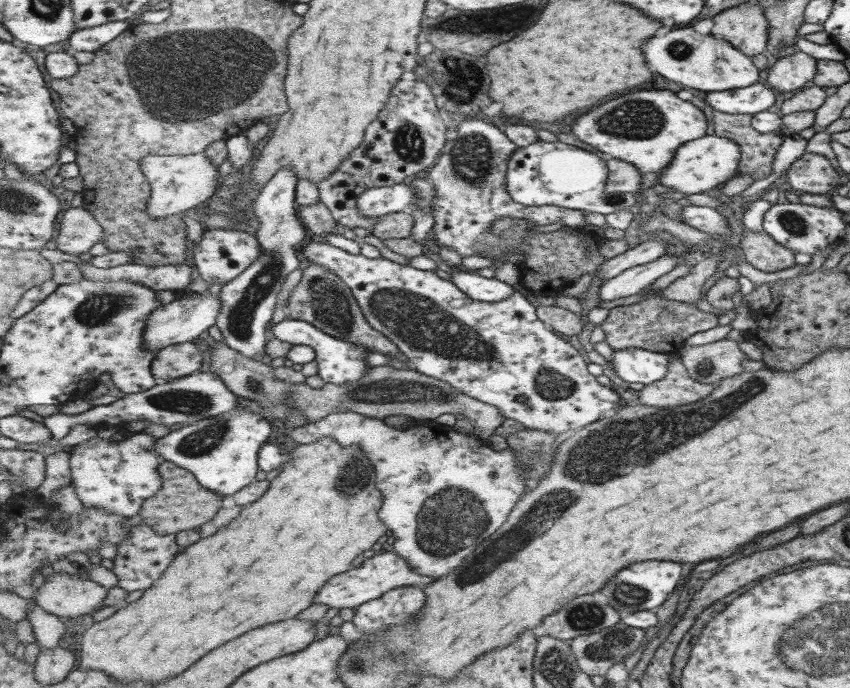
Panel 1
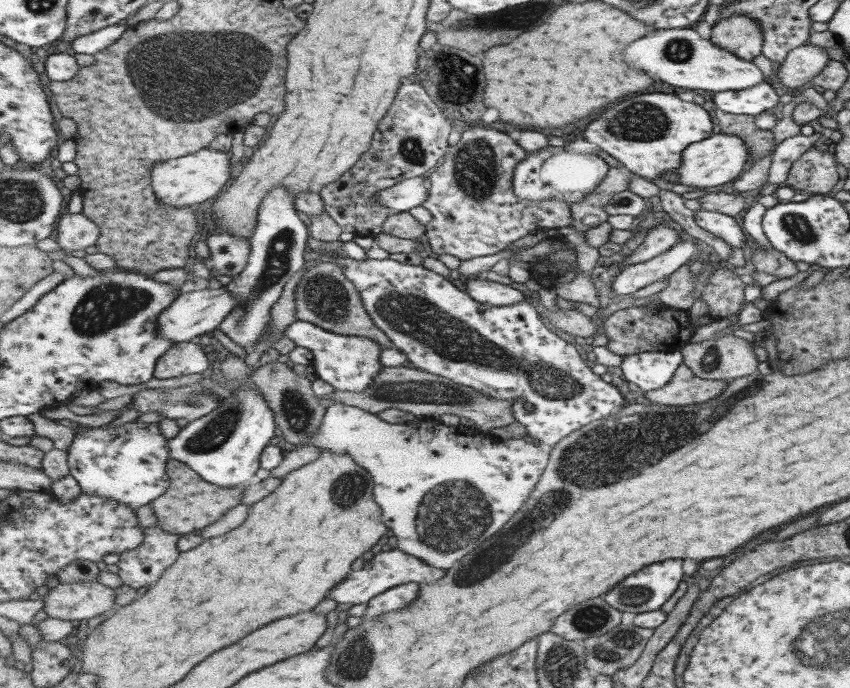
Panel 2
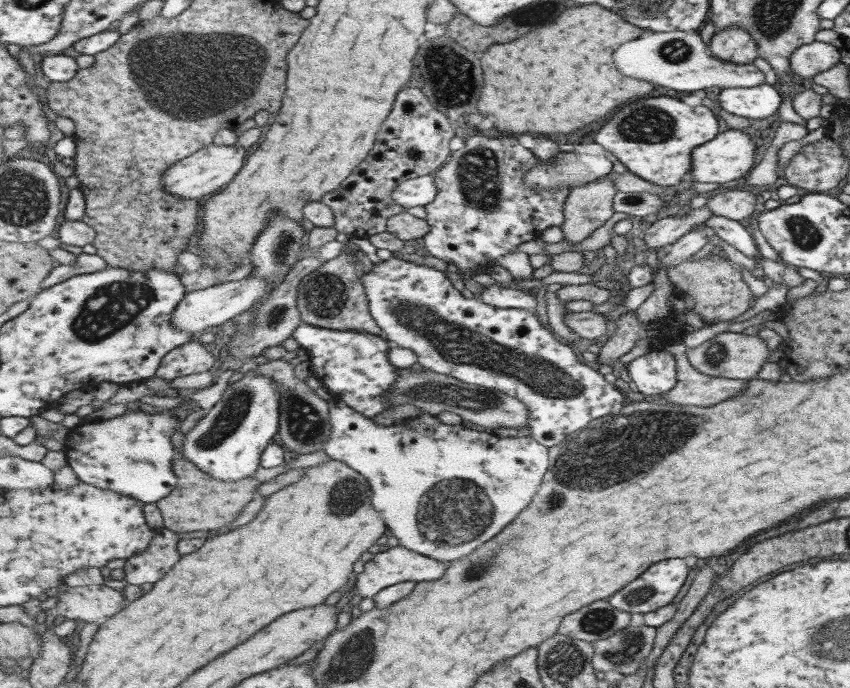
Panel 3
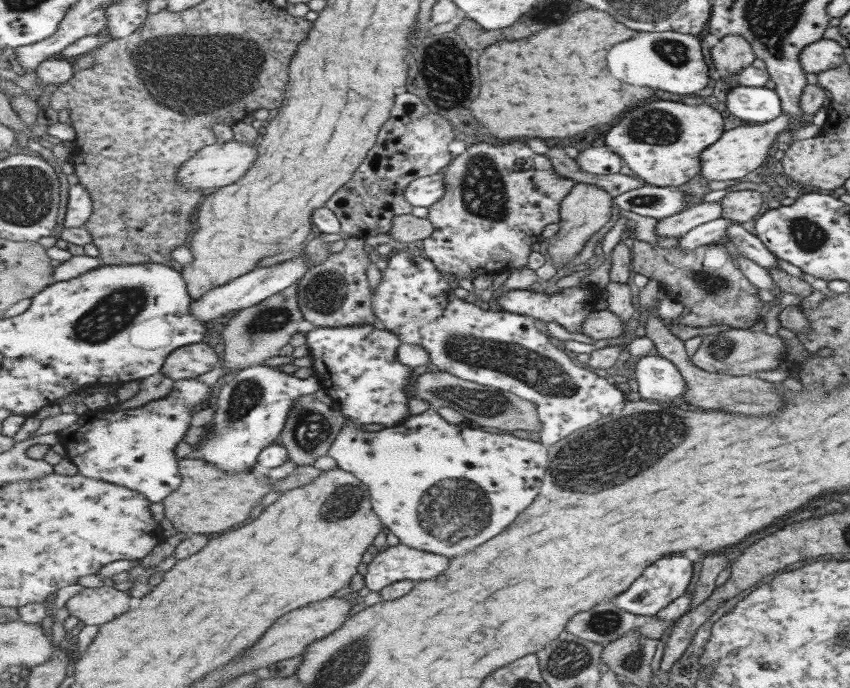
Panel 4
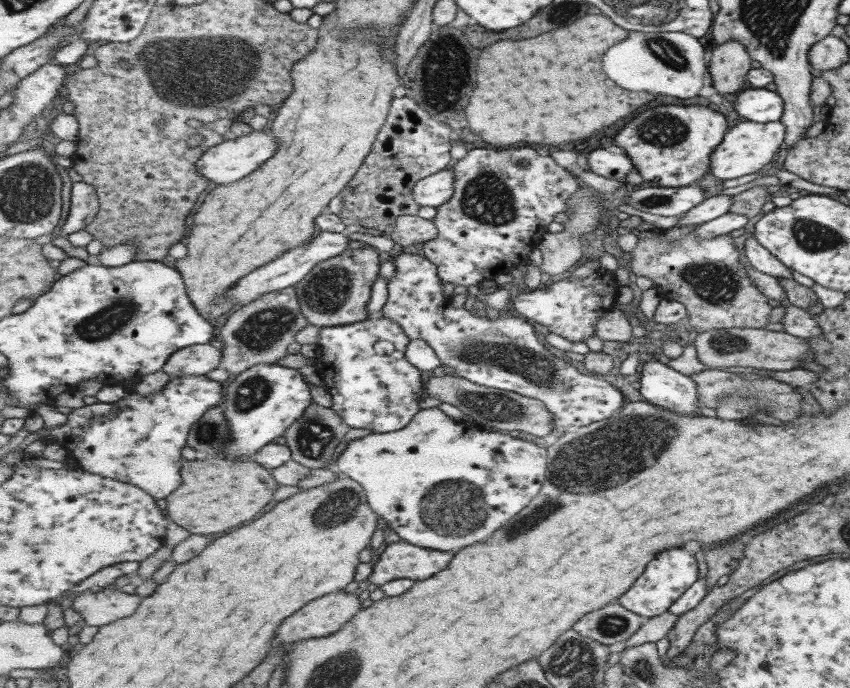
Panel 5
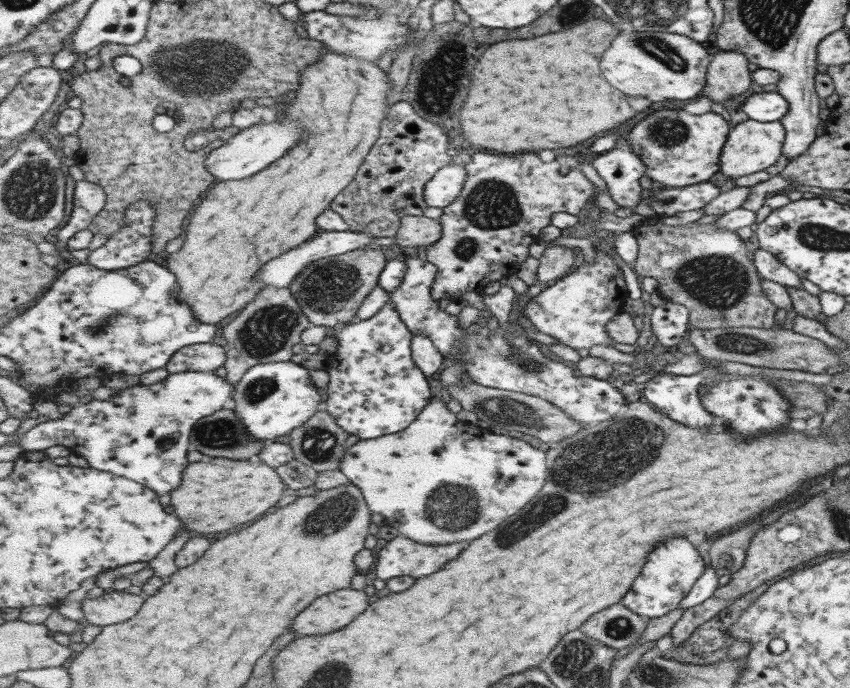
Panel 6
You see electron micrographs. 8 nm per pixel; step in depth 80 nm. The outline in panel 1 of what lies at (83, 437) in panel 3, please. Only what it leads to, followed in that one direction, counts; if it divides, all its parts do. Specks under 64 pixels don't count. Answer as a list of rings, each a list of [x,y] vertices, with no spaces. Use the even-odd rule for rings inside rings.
[[[131,433],[129,439],[114,440],[94,437],[77,445],[71,453],[74,492],[86,508],[100,508],[121,516],[140,514],[143,503],[161,490],[159,465],[165,461],[155,444],[159,438],[146,433]]]

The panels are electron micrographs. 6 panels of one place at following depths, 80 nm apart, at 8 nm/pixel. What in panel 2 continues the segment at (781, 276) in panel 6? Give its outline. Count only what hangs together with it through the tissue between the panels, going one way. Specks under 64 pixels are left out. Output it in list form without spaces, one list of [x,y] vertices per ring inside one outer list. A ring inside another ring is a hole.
[[[703,209],[695,213],[695,218],[701,228],[721,238],[728,245],[741,250],[747,249],[749,238],[740,228],[736,218]]]

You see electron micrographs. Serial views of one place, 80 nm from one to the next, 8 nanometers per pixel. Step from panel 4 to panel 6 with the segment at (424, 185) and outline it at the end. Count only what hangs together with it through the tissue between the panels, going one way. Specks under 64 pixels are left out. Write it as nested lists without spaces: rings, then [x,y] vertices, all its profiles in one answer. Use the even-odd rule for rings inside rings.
[[[458,161],[443,167],[424,188],[424,199],[428,206],[444,209],[453,204],[463,190],[466,176],[465,165]]]

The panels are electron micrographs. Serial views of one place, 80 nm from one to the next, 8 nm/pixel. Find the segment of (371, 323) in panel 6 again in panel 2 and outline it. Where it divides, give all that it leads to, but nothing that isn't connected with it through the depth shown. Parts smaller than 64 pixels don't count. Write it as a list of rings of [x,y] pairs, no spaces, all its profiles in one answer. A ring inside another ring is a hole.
[[[298,320],[291,323],[285,330],[285,337],[293,340],[298,347],[305,347],[313,351],[312,366],[318,379],[329,382],[337,390],[363,392],[379,378],[381,370],[385,368],[381,363],[383,346],[363,336],[345,336],[329,332],[318,325]]]

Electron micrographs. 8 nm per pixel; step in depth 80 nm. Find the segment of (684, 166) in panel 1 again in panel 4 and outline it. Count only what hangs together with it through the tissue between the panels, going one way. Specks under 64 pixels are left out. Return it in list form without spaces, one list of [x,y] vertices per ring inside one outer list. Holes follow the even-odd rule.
[[[781,111],[773,120],[757,125],[739,125],[723,132],[723,140],[716,140],[711,148],[702,152],[702,170],[700,174],[705,180],[738,180],[745,174],[761,166],[767,158],[771,142],[779,132],[786,130],[790,124],[790,116]]]

